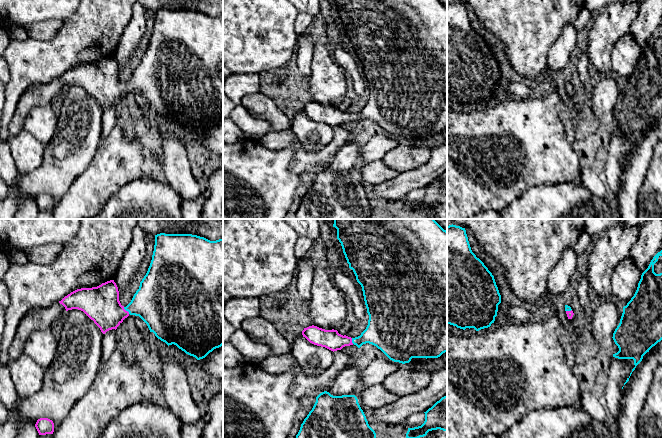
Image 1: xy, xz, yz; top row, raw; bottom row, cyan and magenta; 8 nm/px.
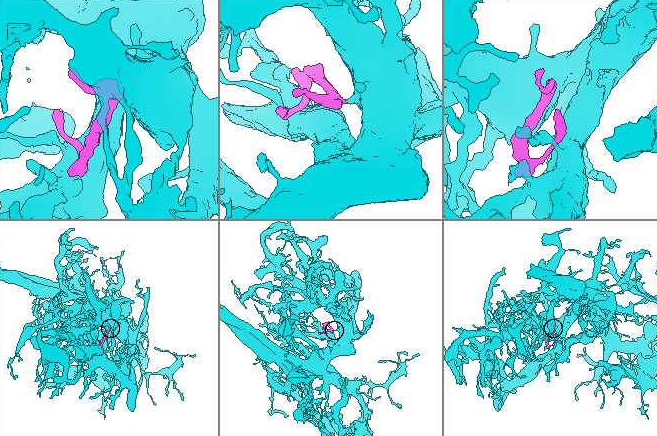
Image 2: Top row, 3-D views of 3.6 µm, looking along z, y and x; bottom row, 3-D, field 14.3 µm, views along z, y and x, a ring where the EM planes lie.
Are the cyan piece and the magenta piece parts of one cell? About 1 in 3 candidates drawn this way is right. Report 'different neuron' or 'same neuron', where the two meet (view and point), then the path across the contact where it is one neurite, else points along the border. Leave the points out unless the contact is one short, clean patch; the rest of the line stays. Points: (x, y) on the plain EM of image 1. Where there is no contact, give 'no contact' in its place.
same neuron; contact xy (126, 86); way xy (156, 78), (145, 79), (126, 86), (107, 86), (101, 80)

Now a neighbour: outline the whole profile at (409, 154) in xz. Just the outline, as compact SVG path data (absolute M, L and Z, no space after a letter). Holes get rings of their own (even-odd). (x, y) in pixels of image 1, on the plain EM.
M405 139L388 151L382 161L386 166L401 173L426 163L430 153L431 149L428 146L412 139Z

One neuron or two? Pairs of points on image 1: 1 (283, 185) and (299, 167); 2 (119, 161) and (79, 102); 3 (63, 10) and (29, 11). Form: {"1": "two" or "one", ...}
{"1": "two", "2": "two", "3": "one"}

